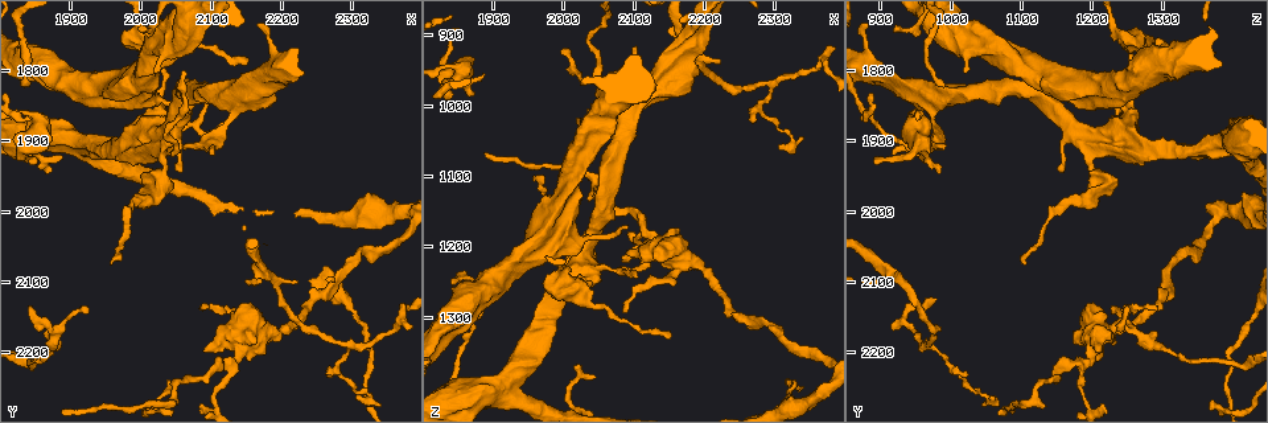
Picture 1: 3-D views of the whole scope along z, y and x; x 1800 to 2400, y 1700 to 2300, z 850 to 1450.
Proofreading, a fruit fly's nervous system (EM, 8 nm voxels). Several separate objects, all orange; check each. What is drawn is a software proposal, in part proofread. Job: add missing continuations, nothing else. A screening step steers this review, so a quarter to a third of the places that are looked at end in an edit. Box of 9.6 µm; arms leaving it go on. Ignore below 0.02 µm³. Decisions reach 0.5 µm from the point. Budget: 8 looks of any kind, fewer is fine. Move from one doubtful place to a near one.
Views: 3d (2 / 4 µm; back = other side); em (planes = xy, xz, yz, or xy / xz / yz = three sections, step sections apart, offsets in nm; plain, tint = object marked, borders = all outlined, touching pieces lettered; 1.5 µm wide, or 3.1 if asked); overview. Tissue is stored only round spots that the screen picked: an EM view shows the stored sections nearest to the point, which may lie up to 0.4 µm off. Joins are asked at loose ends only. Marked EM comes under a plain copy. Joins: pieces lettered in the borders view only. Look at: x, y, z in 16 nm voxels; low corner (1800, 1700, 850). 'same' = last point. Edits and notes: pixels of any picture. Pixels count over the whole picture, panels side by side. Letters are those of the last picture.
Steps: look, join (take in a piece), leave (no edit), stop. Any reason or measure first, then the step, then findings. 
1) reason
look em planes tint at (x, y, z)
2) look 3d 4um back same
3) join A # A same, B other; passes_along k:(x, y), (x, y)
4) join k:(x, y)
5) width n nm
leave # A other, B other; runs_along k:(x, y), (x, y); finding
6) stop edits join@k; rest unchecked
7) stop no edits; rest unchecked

thin end
look em planes borders at (1855, 1930, 890)

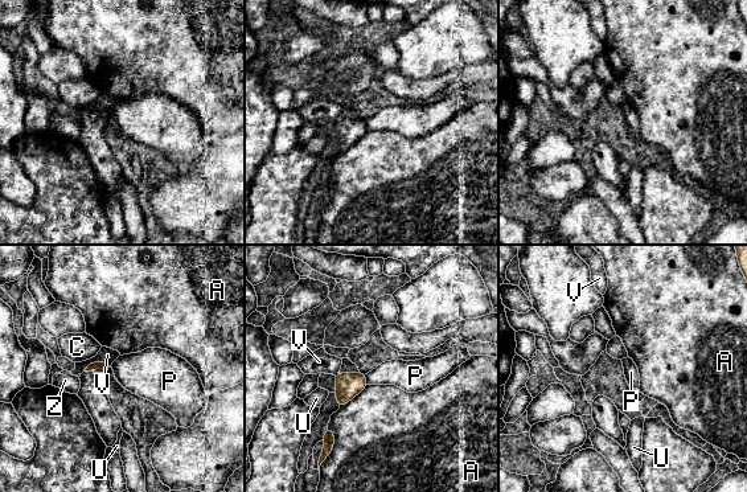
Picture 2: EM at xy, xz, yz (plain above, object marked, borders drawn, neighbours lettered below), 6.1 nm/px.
longest_contact A 180 nm
leave # A other, C other, P other, U other, V other, Z other; border 2:(364, 374), (368, 384); none of them fits

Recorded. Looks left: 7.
thin end
look 3d 2um at (1995, 1745, 925)

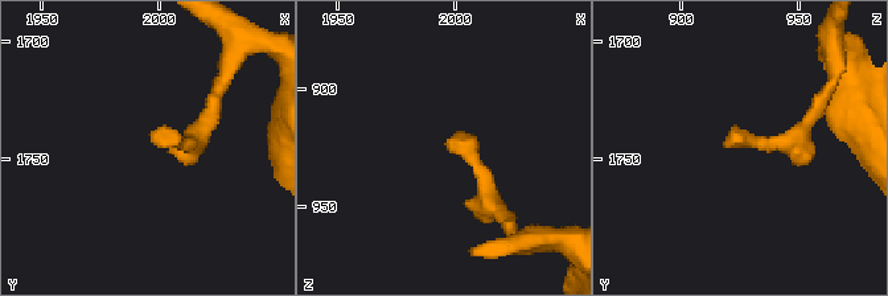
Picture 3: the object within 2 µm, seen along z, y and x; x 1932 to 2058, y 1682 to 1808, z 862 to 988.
look em planes borders at (1997, 1744, 924)

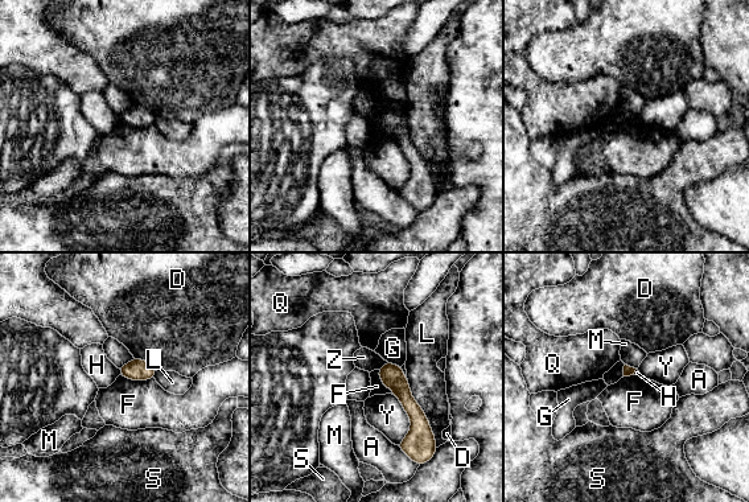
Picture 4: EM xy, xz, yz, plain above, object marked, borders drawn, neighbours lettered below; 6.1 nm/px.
leave # A other, D other, F other, G other, H other, L other, M other, Q other, S other, Y other, Z other; border 4:(120, 374), (138, 381), (153, 379); none of them fits

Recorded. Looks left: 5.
free end
look 3d 2um back at (2095, 1815, 1175)

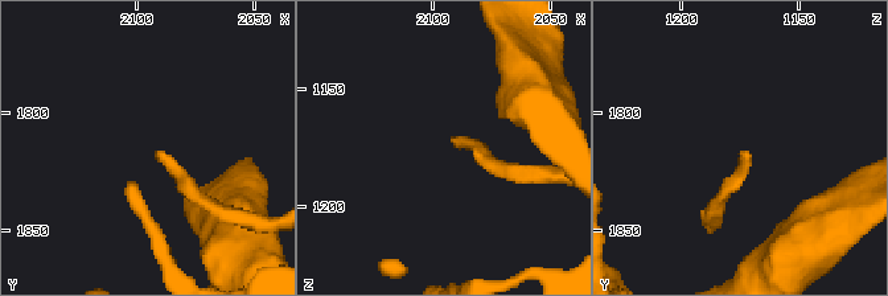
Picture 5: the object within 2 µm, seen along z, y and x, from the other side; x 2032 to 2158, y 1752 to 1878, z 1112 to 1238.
look em xz step 4 tint at (2089, 1815, 1173)

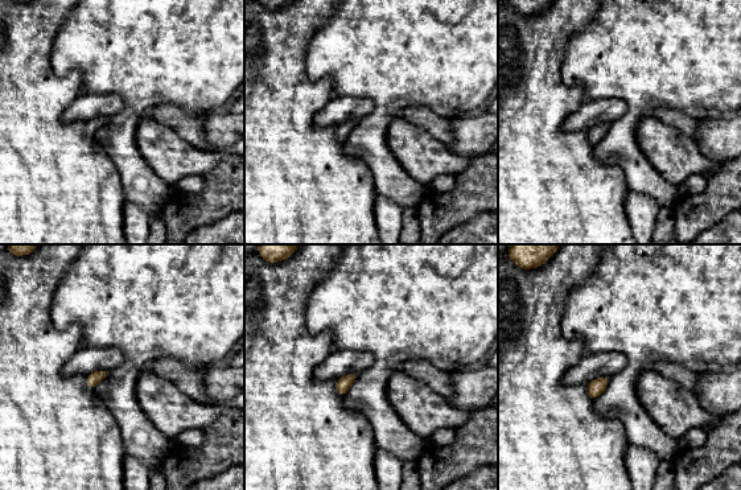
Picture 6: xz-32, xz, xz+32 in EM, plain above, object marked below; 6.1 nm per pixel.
look em planes borders same

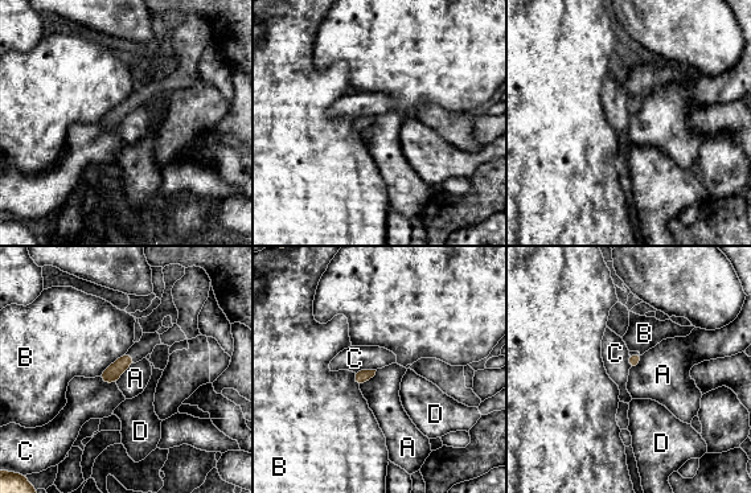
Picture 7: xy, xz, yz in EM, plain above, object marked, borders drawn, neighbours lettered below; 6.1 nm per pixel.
longest_contact B 220 nm
leave # A other, B other, C other, D other; no lettered piece goes on from it

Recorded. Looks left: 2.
stop no edits; rest unchecked

